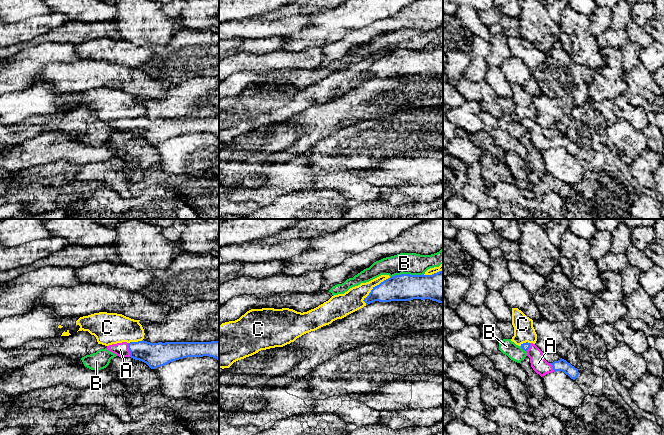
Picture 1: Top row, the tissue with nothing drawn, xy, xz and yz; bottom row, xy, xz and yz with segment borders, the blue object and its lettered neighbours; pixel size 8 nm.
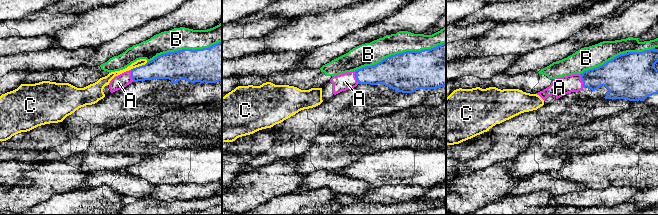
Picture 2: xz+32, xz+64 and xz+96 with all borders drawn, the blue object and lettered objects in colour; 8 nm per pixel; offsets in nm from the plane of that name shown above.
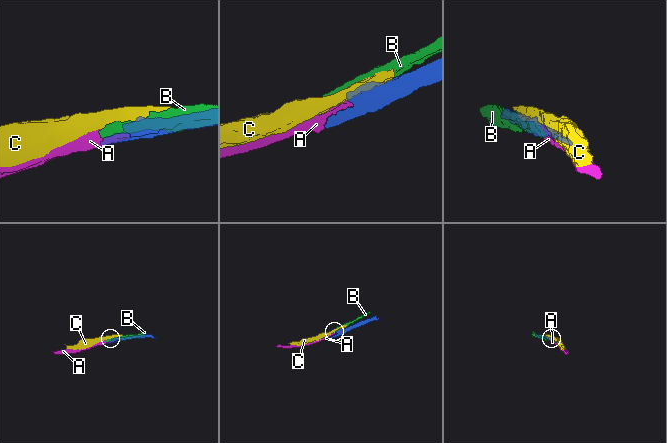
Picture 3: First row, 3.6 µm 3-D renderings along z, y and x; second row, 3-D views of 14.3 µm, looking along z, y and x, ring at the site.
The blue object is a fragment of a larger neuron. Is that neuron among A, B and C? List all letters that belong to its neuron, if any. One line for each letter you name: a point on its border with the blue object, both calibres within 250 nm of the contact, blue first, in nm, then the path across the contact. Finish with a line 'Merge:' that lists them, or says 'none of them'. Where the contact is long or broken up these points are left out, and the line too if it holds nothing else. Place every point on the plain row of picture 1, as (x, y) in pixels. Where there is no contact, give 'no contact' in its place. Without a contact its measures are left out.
A: meets blue in xy at (129, 126); 190 nm thick on the blue side, 110 nm on the other
Merge: A

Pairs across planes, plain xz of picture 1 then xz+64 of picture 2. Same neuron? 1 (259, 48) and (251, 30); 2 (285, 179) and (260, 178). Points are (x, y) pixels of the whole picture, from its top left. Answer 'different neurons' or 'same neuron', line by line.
1: different neurons
2: same neuron

